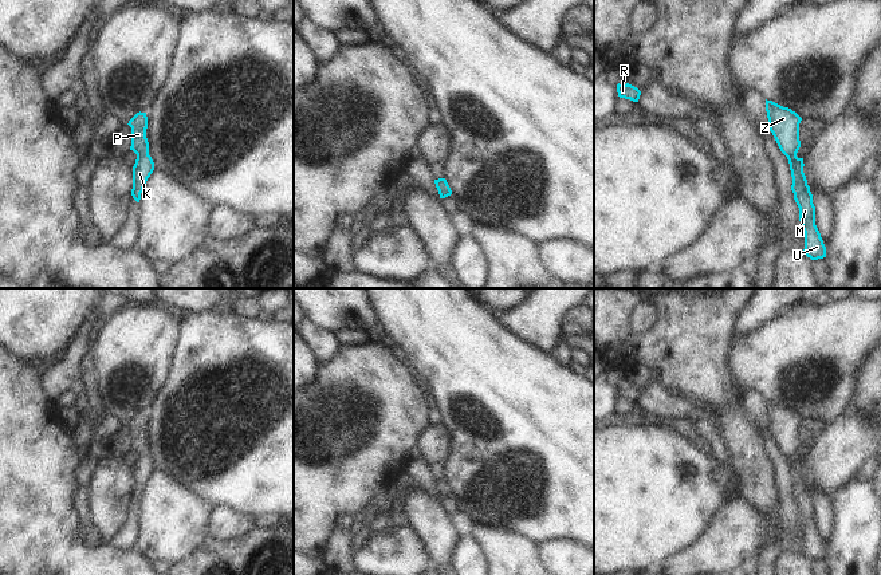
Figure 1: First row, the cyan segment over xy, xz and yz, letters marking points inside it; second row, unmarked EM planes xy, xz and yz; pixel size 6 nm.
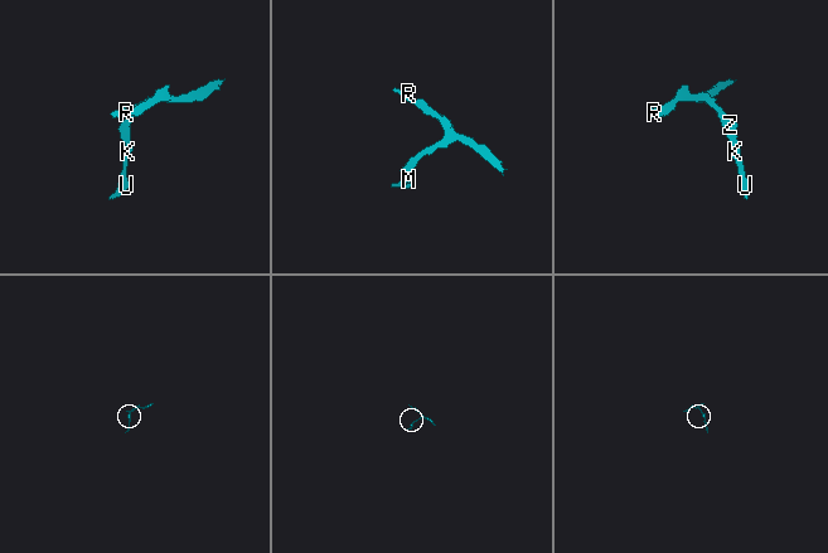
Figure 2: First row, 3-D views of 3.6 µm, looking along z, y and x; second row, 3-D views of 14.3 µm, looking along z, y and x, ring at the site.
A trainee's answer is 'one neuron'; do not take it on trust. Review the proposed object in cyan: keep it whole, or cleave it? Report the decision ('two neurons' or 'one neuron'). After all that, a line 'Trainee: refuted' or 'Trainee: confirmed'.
one neuron
Trainee: confirmed

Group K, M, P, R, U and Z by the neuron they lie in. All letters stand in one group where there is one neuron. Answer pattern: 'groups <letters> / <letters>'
groups K M P R U Z

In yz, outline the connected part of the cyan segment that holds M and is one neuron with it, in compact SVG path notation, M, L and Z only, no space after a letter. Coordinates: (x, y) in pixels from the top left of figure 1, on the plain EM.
M766 399L768 429L772 433L780 452L787 457L792 477L791 491L799 508L799 521L805 532L803 554L811 560L826 558L826 547L815 525L815 507L813 495L803 473L803 458L797 453L801 448L799 424L802 418L788 407L783 407Z

